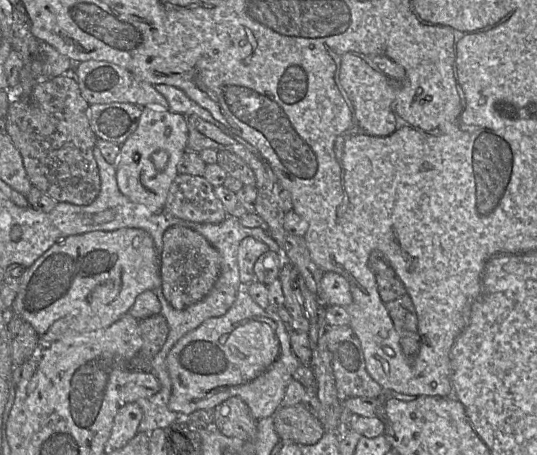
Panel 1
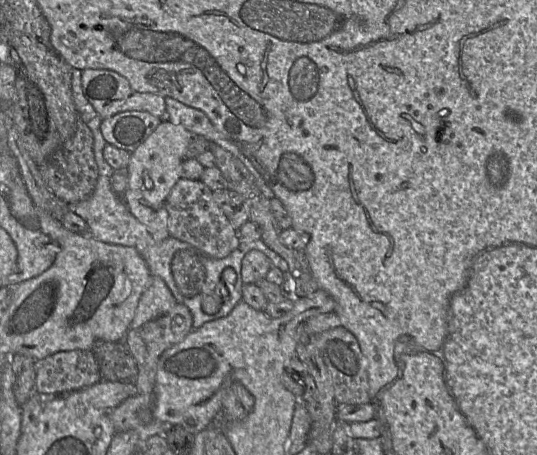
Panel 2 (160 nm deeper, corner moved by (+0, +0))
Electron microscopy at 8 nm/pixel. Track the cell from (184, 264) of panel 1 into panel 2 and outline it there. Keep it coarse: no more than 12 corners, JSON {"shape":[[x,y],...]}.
{"shape":[[177,251],[171,272],[179,292],[197,295],[205,280],[200,253]]}

